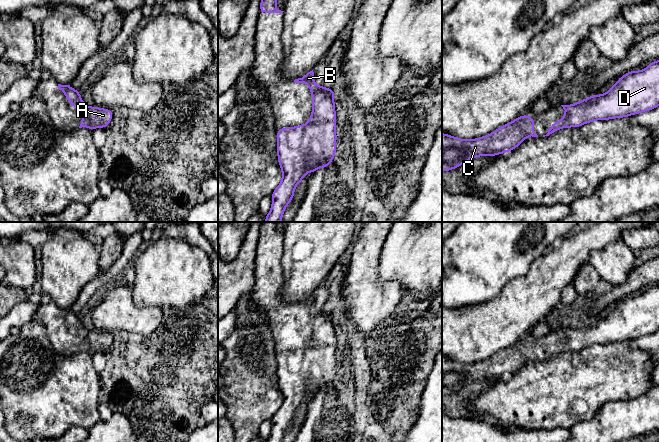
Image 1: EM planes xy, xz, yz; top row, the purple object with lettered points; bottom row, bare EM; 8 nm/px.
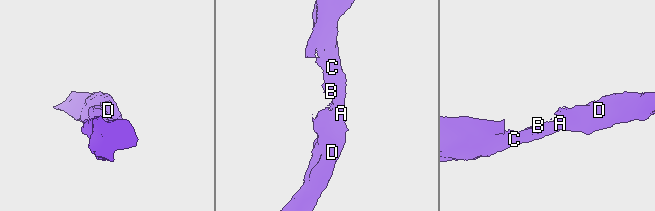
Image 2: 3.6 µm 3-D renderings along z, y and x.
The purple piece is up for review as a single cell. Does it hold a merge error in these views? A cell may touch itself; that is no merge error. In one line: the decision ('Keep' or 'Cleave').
Keep

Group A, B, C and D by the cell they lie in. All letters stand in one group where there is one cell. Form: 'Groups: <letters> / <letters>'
Groups: A B C D

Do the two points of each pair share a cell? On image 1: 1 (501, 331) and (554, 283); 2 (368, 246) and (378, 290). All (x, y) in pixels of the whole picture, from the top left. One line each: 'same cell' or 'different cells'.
1: same cell
2: same cell

